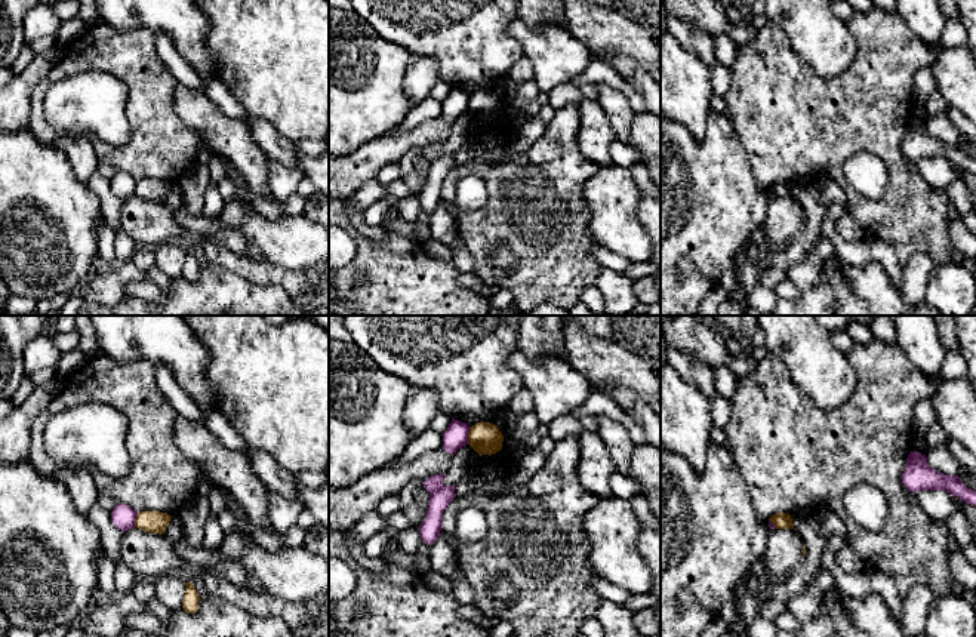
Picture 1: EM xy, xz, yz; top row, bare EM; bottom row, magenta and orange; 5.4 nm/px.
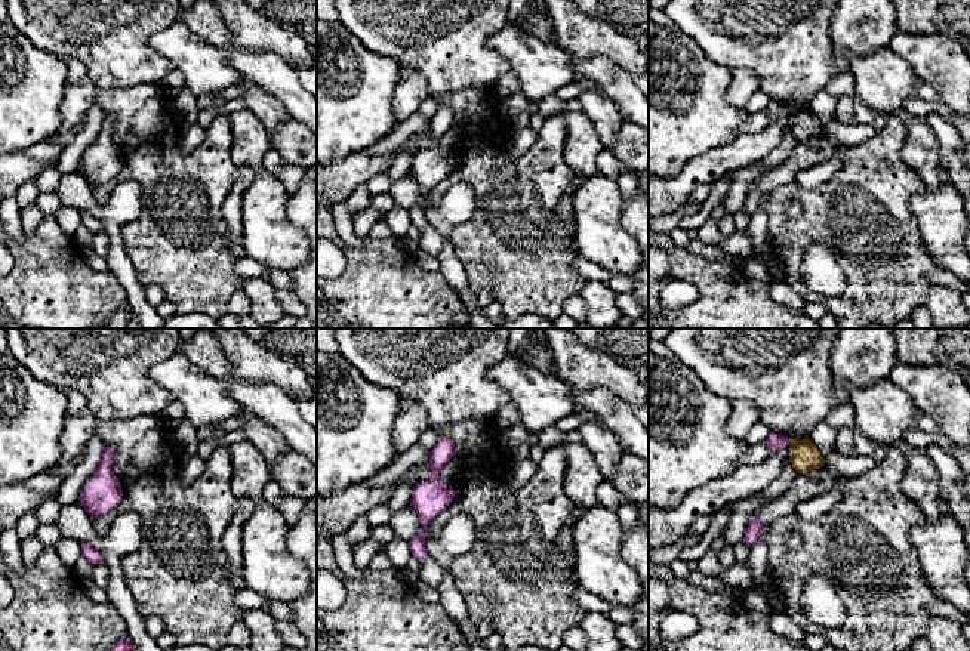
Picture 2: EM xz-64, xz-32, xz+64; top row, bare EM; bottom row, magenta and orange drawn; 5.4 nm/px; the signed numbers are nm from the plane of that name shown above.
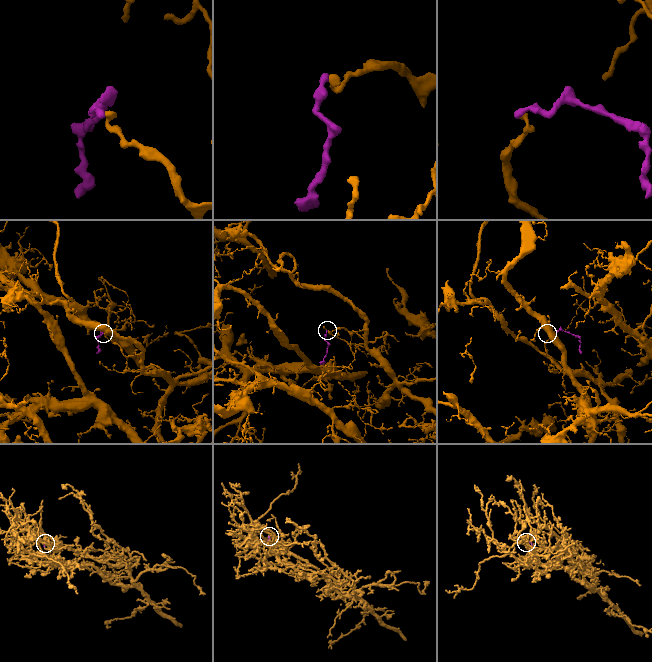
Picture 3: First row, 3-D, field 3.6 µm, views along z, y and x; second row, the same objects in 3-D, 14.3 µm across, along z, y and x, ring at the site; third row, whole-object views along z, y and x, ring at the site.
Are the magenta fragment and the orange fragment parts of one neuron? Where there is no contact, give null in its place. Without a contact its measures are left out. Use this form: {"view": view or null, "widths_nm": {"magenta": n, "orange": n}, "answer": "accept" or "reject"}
{"view": "xz", "widths_nm": {"magenta": 130, "orange": 170}, "answer": "reject"}

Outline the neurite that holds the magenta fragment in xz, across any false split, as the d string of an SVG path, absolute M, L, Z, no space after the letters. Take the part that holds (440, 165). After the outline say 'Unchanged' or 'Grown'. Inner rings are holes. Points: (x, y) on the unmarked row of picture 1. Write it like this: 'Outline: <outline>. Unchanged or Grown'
Outline: M444 142L431 144L422 153L429 161L425 188L419 193L422 210L432 213L441 200L441 185L455 166L455 153L443 153Z. Unchanged

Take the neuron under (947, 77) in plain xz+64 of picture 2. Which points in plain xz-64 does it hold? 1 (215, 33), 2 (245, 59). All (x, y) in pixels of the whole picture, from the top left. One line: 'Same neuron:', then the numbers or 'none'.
Same neuron: none

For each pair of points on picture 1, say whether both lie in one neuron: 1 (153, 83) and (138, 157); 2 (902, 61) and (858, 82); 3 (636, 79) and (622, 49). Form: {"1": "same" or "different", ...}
{"1": "same", "2": "same", "3": "different"}

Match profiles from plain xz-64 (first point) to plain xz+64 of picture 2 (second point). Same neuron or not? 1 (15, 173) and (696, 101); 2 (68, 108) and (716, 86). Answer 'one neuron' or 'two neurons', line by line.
1: two neurons
2: two neurons

